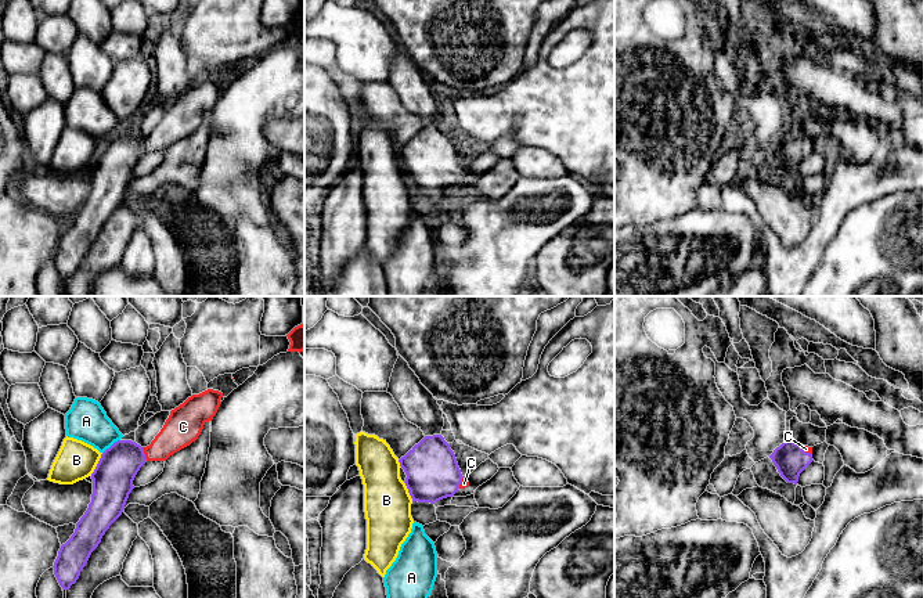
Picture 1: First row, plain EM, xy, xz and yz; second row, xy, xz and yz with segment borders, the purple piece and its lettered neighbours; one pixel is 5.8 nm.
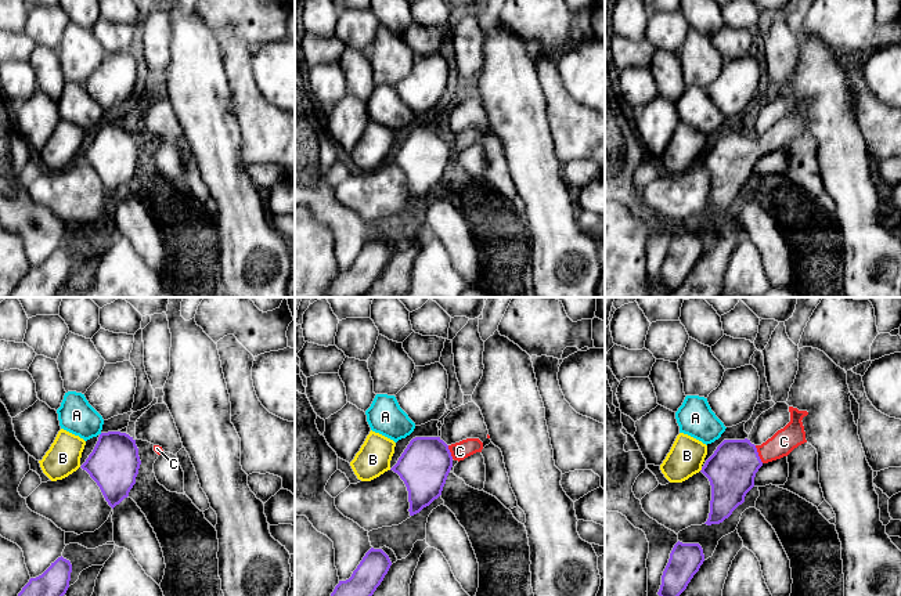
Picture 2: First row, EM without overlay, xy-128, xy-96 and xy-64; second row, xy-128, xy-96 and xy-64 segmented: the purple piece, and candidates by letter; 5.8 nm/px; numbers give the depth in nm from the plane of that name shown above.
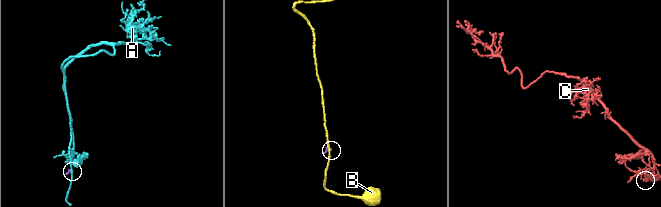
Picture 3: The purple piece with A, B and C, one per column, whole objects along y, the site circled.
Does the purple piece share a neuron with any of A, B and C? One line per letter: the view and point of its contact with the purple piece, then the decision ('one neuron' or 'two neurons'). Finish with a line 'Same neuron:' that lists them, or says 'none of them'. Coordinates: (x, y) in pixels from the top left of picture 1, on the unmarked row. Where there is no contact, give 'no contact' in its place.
A: xy (112, 134) | two neurons
B: xy (97, 154) | two neurons
C: xy (144, 144) | one neuron
Same neuron: C

